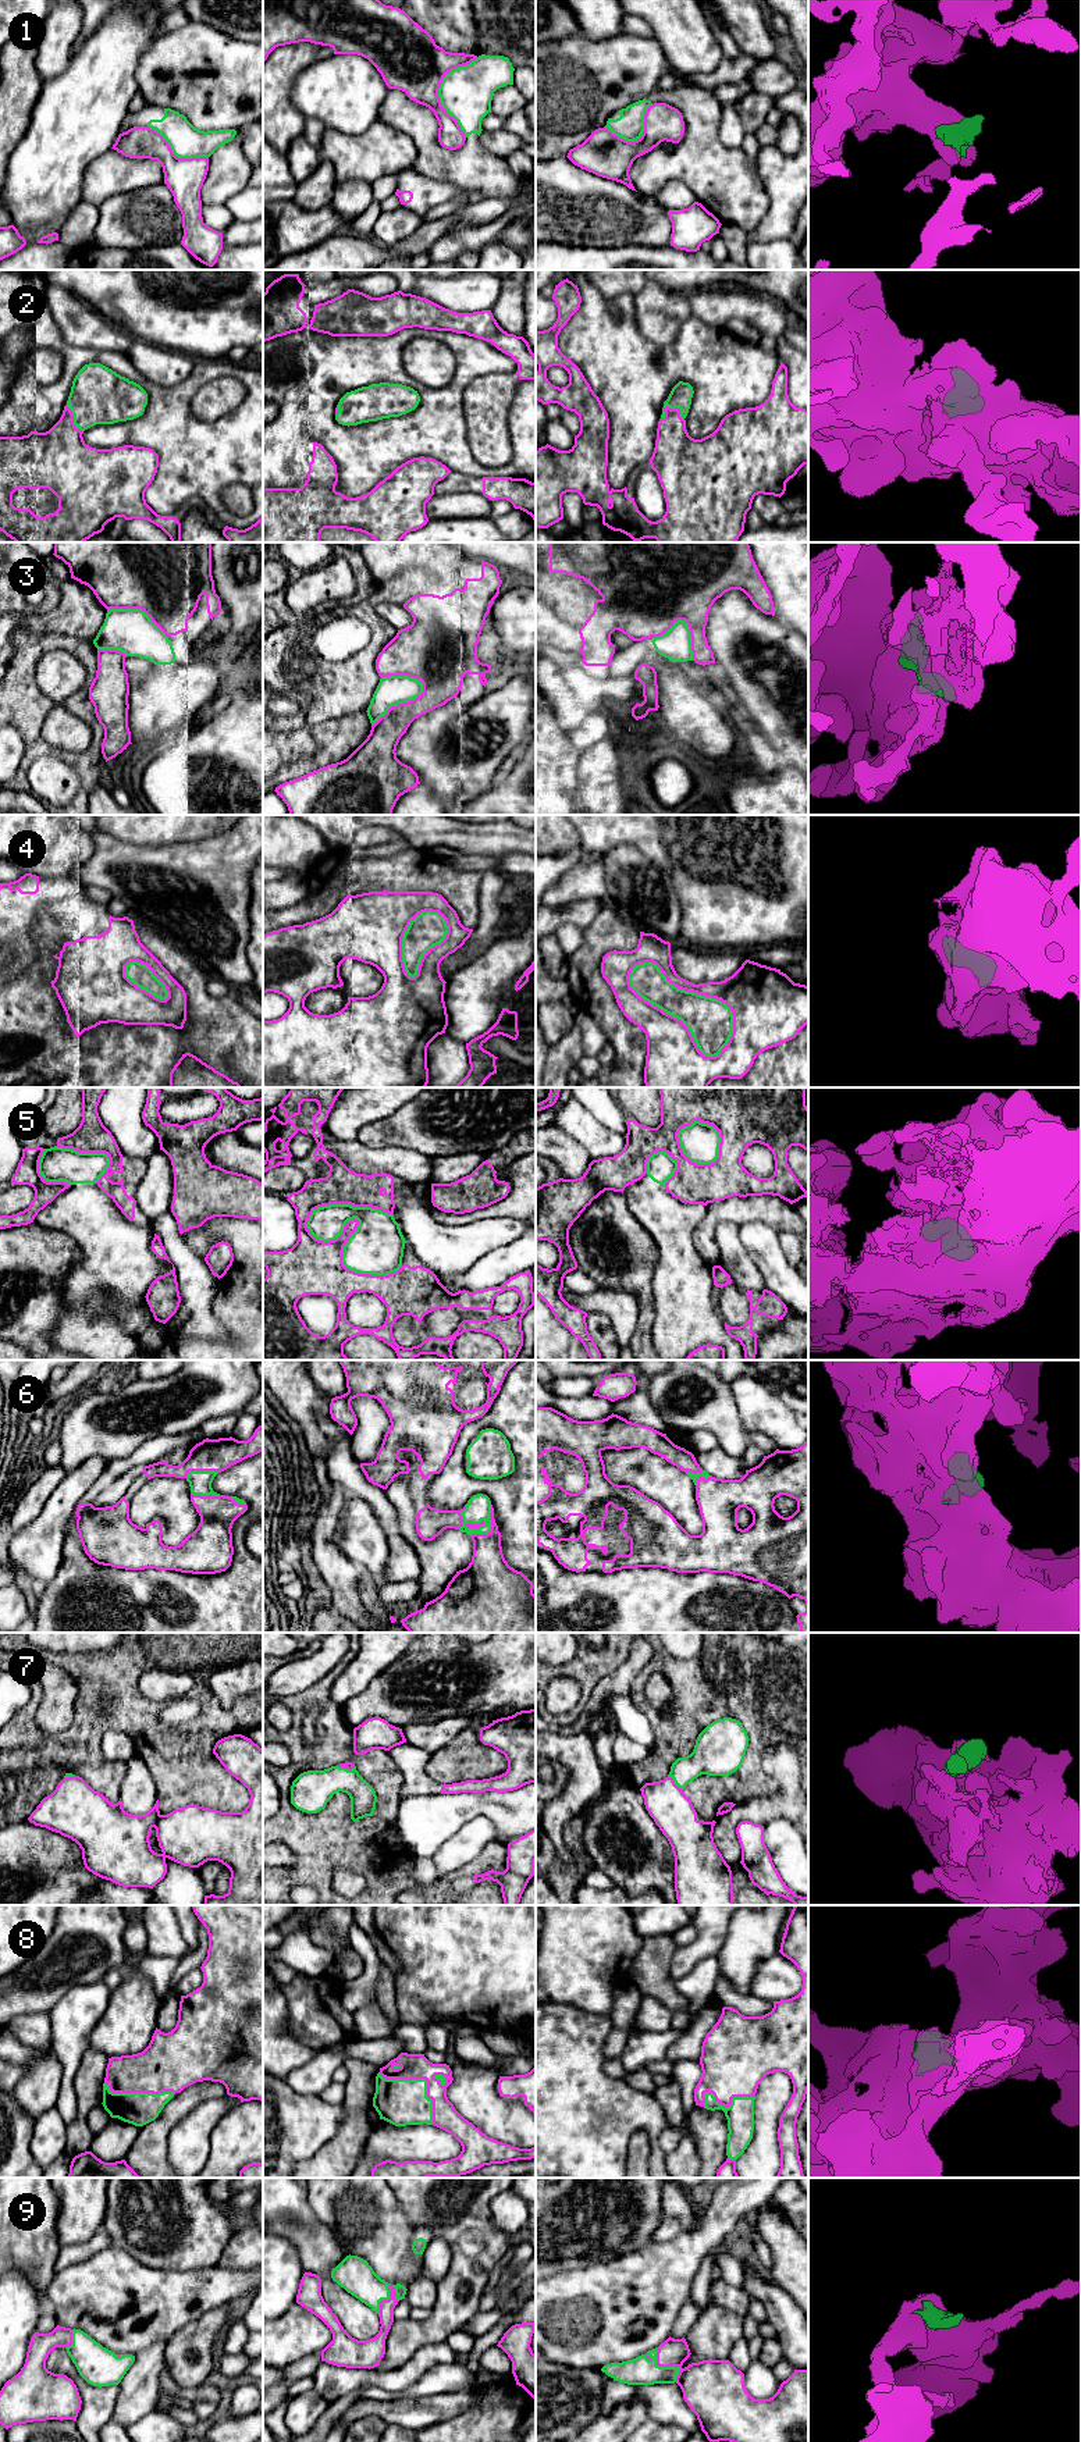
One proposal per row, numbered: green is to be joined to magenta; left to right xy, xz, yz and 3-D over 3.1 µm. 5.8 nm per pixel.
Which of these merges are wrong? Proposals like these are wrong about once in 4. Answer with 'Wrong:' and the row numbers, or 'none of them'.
Wrong: 1, 3, 4, 5

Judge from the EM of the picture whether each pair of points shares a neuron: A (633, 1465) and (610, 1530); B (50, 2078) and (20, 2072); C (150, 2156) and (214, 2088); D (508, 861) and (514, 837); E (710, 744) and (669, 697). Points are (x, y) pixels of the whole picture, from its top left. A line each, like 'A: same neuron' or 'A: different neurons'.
A: different neurons
B: different neurons
C: same neuron
D: different neurons
E: same neuron

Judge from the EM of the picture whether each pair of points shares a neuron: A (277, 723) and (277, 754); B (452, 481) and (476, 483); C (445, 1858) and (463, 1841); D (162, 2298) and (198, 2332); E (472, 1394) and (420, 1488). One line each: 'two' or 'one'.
A: two
B: one
C: one
D: two
E: one

